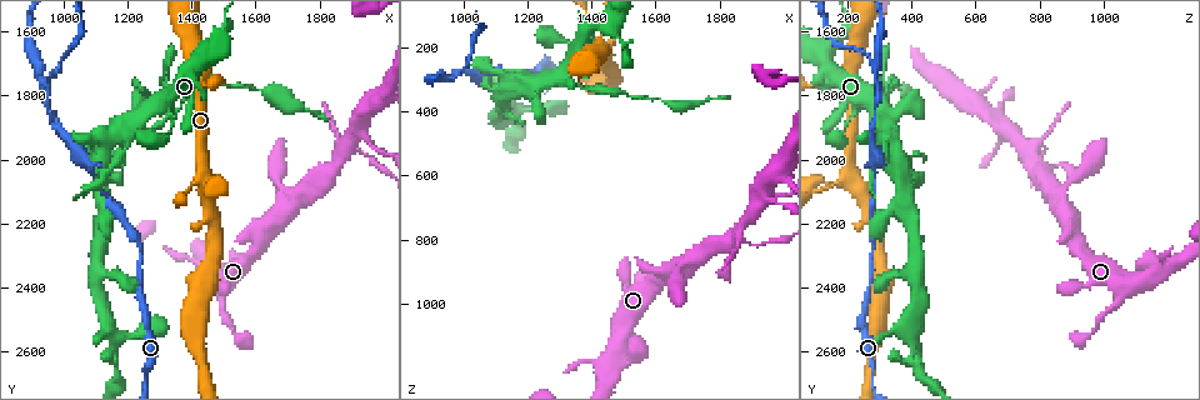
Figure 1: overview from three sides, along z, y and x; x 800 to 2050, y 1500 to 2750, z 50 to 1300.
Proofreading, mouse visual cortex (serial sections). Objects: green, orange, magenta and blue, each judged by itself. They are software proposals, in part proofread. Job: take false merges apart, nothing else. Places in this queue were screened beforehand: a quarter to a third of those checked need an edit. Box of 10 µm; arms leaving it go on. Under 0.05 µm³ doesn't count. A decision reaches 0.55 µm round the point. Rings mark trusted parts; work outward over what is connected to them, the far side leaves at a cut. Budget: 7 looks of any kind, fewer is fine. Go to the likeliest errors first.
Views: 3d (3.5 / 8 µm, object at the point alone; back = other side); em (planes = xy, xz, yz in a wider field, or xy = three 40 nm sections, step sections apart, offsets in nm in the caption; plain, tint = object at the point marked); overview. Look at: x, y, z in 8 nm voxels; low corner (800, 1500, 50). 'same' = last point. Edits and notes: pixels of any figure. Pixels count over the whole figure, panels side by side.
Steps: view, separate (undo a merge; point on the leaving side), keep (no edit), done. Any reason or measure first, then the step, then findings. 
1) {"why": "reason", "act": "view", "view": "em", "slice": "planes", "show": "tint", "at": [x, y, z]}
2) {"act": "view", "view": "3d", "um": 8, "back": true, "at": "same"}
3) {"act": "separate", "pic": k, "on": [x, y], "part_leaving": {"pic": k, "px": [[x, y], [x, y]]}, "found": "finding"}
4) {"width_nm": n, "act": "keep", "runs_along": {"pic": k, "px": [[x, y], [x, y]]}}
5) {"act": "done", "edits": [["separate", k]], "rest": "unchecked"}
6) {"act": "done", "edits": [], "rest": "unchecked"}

{"why": "abrupt turn", "act": "view", "view": "3d", "um": 3.5, "at": [1450, 2070, 210]}

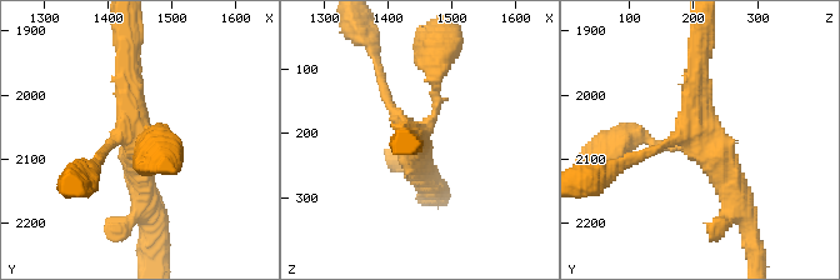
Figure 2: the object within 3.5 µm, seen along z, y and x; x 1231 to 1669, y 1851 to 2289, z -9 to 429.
{"why": "shape alone is not enough", "act": "view", "view": "em", "slice": "xy", "step": 1, "show": "tint", "at": [1445, 2065, 210]}

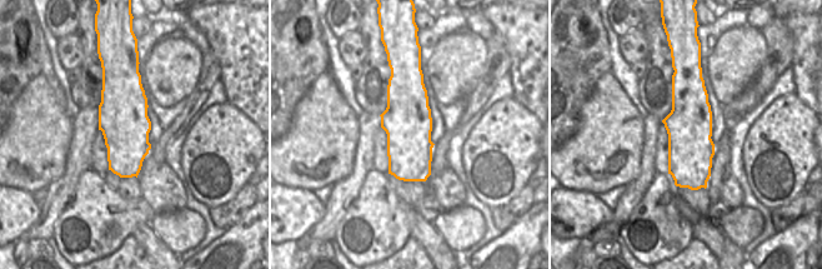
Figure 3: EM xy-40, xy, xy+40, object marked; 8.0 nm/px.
{"width_nm": 380, "act": "keep", "runs_along": {"pic": 2, "px": [[698, 53], [698, 126], [743, 206]]}, "found": "one cell here"}

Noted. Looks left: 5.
{"why": "a narrow waist", "act": "view", "view": "3d", "um": 3.5, "back": true, "at": [930, 1750, 300]}

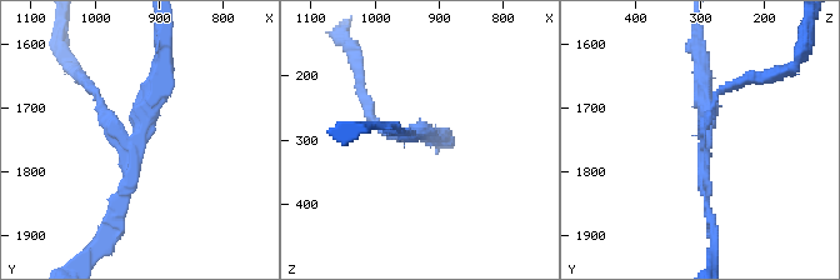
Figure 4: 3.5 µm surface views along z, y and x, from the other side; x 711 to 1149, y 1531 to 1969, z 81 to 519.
{"arms": 3, "arm_widths_nm": [100, 100, 250], "why": "need the tissue", "act": "view", "view": "em", "slice": "planes", "show": "plain", "at": [940, 1760, 295]}

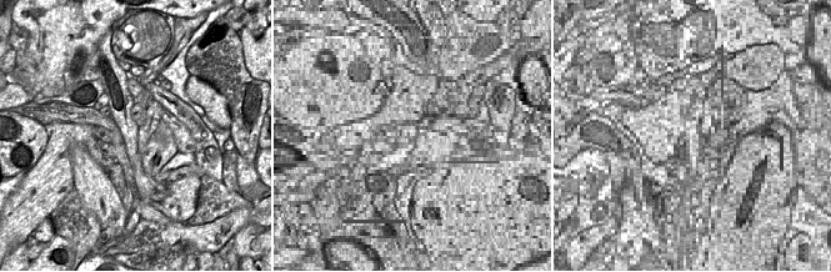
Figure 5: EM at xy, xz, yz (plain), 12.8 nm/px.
{"act": "view", "view": "em", "slice": "planes", "show": "tint", "at": "same"}

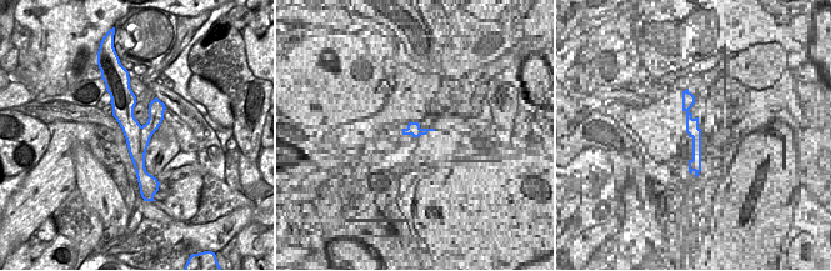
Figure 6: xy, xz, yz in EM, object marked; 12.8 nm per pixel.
{"act": "separate", "pic": 4, "on": [100, 103], "border": {"pic": 6, "px": [[140, 126], [140, 152], [144, 157]]}, "found": "two cells meet here"}

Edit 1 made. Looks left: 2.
{"why": "see it whole again", "act": "view", "view": "overview"}

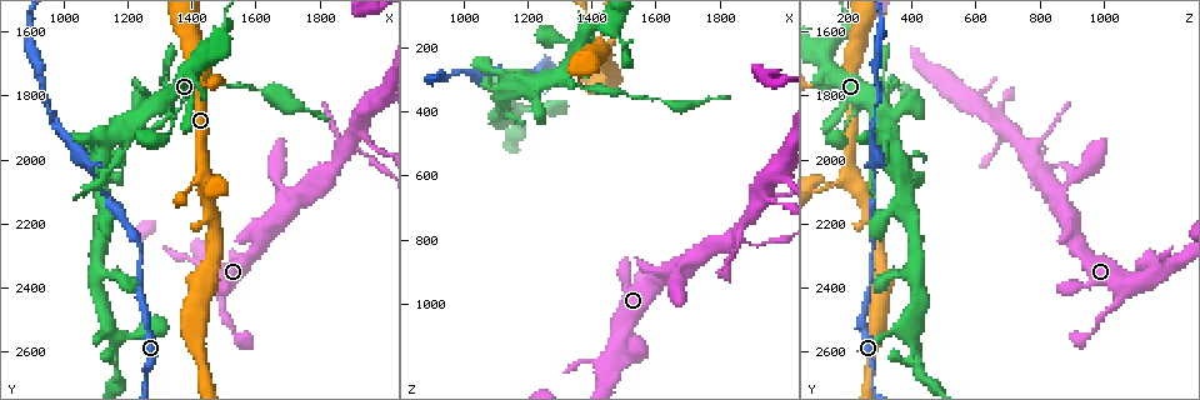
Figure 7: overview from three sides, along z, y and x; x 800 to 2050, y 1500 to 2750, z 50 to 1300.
{"why": "abrupt turn", "act": "view", "view": "3d", "um": 3.5, "at": [1860, 1980, 770]}

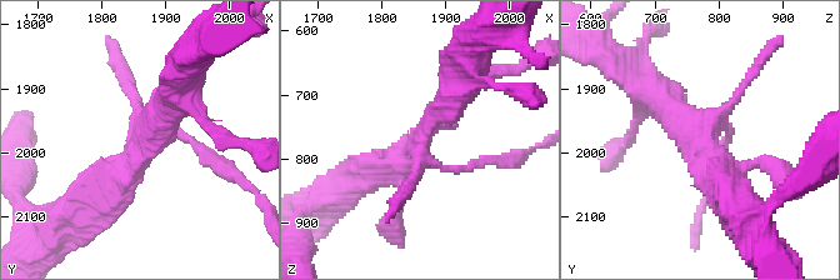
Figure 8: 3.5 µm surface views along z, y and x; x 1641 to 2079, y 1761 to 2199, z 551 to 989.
{"act": "keep", "runs_along": {"pic": 8, "px": [[85, 199], [135, 156], [178, 91]]}, "found": "one cell here"}

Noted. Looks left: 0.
{"act": "done", "edits": [["separate", 4]], "rest": "unchecked"}

